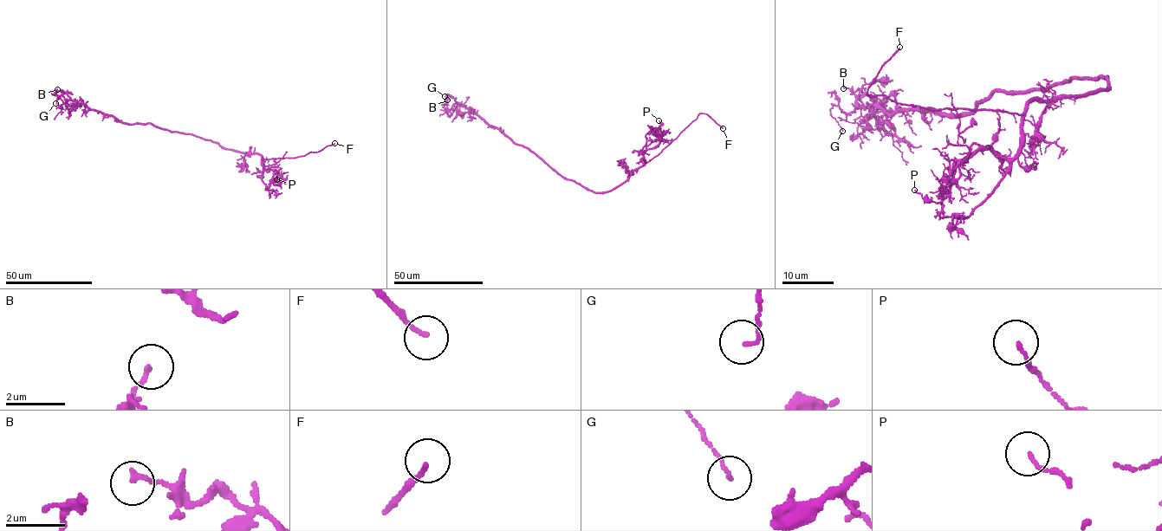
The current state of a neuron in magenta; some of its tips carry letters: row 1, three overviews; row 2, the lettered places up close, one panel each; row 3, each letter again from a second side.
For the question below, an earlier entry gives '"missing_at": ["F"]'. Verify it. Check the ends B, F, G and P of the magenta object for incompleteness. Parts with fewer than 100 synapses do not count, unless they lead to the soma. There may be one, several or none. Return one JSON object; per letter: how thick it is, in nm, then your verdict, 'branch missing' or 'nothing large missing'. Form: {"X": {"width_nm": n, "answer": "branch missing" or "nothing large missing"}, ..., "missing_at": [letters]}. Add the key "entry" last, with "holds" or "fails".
{"B": {"width_nm": 130, "answer": "nothing large missing"}, "F": {"width_nm": 140, "answer": "branch missing"}, "G": {"width_nm": 110, "answer": "nothing large missing"}, "P": {"width_nm": 120, "answer": "nothing large missing"}, "missing_at": ["F"], "entry": "holds"}

